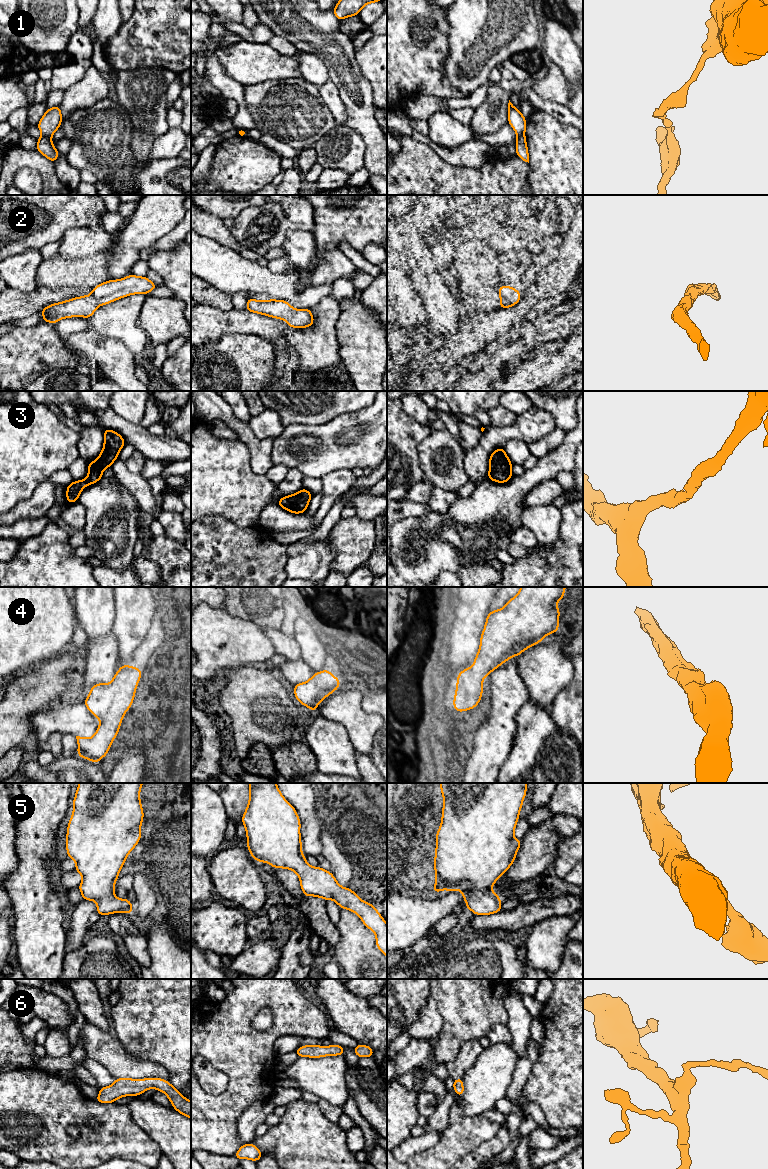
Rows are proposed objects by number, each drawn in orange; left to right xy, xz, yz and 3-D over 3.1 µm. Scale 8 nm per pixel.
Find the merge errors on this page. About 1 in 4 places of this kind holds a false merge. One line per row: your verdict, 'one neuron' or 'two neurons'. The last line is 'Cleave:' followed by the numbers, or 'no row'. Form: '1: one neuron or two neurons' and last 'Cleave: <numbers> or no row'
1: two neurons
2: one neuron
3: one neuron
4: one neuron
5: one neuron
6: one neuron
Cleave: 1

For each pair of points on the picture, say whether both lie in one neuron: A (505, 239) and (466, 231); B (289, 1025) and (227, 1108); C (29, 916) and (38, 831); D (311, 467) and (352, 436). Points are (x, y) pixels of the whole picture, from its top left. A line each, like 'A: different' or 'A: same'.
A: different
B: same
C: same
D: same

